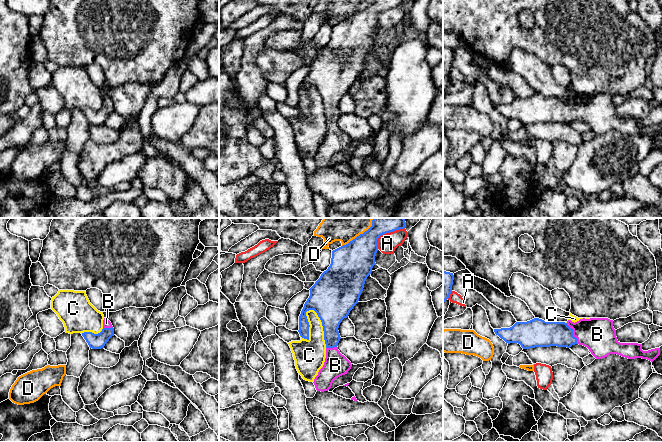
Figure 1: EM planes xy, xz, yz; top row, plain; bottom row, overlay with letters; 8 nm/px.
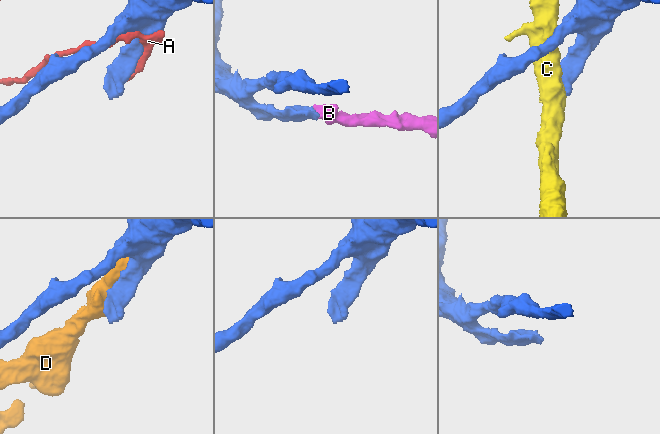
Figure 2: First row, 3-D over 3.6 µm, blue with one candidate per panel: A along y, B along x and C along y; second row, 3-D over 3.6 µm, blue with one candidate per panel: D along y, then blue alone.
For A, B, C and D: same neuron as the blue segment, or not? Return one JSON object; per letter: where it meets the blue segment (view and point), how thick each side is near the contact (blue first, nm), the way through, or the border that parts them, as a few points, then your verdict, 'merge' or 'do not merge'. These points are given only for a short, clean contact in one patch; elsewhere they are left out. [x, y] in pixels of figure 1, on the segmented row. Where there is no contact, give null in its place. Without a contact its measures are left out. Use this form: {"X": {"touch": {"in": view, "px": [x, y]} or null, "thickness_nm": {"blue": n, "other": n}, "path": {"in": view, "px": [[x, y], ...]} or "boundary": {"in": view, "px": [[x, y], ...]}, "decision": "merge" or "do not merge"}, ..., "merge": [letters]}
{"A": {"touch": {"in": "xz", "px": [386, 232]}, "thickness_nm": {"blue": 220, "other": 160}, "decision": "do not merge"}, "B": {"touch": {"in": "yz", "px": [572, 333]}, "thickness_nm": {"blue": 220, "other": 280}, "path": {"in": "yz", "px": [[541, 333], [572, 333], [597, 334]]}, "decision": "merge"}, "C": {"touch": {"in": "xz", "px": [323, 327]}, "thickness_nm": {"blue": 360, "other": 240}, "decision": "do not merge"}, "D": {"touch": {"in": "xz", "px": [360, 234]}, "thickness_nm": {"blue": 320, "other": 360}, "decision": "do not merge"}, "merge": ["B"]}

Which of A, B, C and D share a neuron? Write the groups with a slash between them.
A / B / C / D

